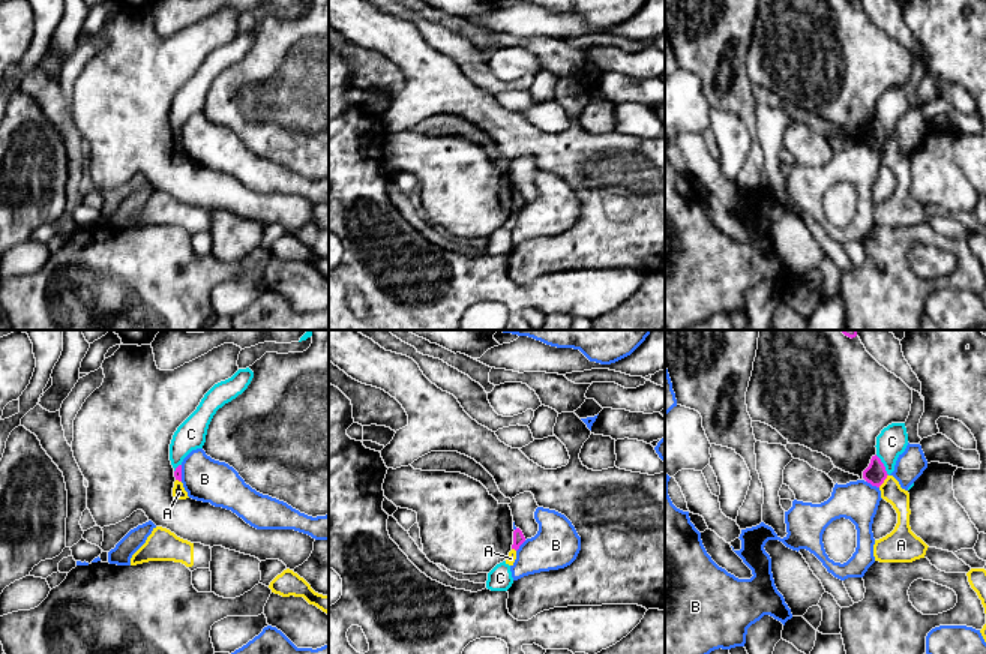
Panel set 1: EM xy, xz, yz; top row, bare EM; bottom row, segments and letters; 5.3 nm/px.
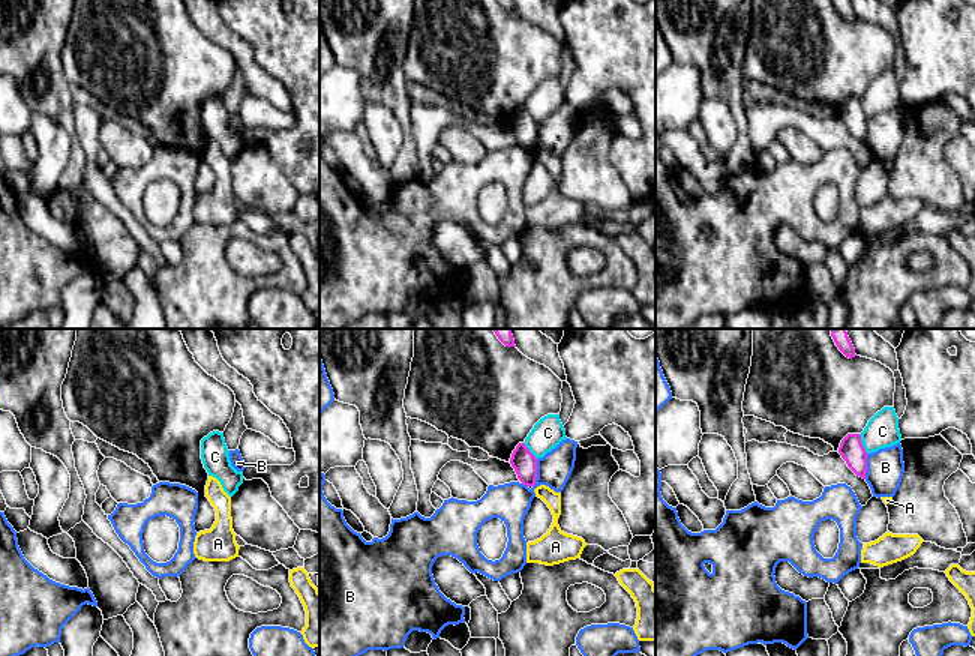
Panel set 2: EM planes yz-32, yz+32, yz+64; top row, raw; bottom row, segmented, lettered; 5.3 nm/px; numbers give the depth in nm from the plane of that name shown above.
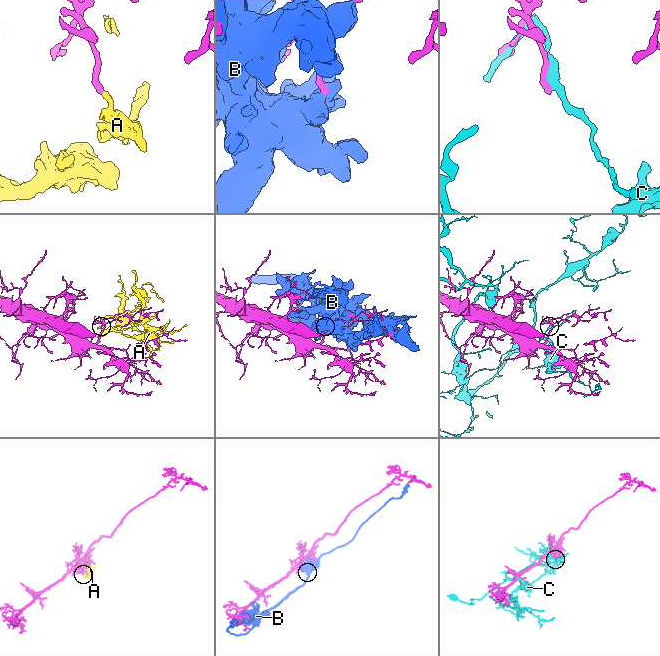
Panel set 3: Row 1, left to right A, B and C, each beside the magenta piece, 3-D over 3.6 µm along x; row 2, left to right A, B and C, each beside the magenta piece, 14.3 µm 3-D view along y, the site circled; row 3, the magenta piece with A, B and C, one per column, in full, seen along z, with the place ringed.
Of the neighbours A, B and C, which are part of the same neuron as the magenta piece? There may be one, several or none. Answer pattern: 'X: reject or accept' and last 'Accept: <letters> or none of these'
A: reject
B: reject
C: reject
Accept: none of these

